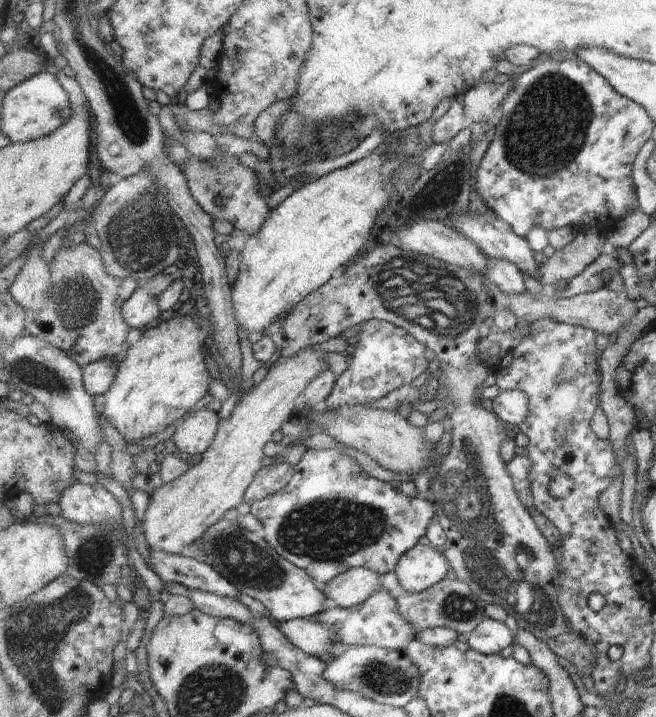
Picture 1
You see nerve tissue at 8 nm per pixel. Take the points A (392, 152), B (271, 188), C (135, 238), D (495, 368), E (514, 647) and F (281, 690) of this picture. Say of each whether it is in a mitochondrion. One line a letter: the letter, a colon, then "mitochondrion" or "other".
A: mitochondrion
B: other
C: mitochondrion
D: other
E: other
F: other

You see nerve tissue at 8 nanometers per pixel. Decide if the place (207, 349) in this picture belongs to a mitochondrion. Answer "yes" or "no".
no

